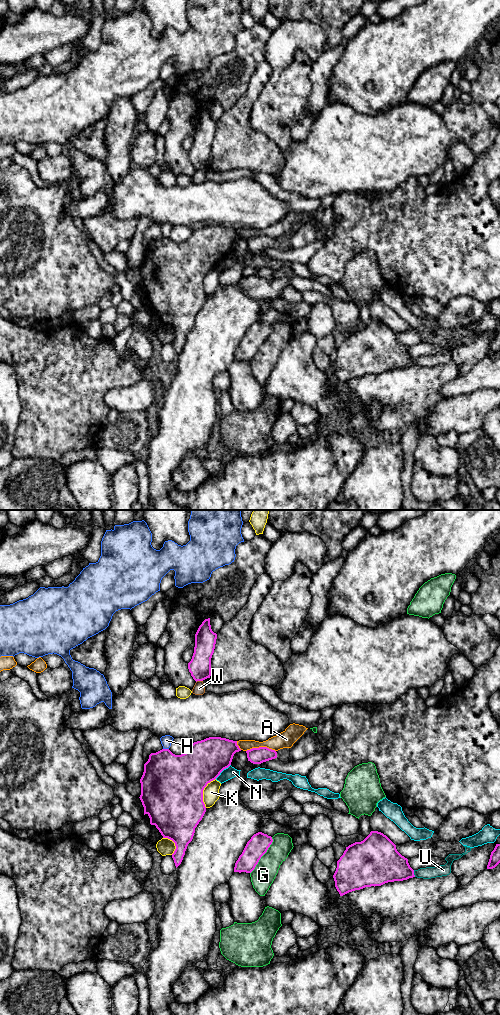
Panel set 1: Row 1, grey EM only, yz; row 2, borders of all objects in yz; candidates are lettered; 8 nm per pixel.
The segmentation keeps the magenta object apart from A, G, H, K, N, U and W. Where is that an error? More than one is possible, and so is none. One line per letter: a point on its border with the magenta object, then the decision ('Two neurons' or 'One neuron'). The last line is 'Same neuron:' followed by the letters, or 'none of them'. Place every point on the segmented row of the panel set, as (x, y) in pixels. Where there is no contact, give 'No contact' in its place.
A: Touches magenta at yz (260, 747). Two neurons
G: Touches magenta at yz (263, 854). Two neurons
H: Touches magenta at yz (166, 749). Two neurons
K: Touches magenta at yz (202, 792). Two neurons
N: Touches magenta at yz (222, 770). Two neurons
U: Touches magenta at yz (413, 873). Two neurons
W: Touches magenta at yz (199, 680). Two neurons
Same neuron: none of them

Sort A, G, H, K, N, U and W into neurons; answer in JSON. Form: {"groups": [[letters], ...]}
{"groups": [["A"], ["G"], ["H"], ["K"], ["N"], ["U"], ["W"]]}

